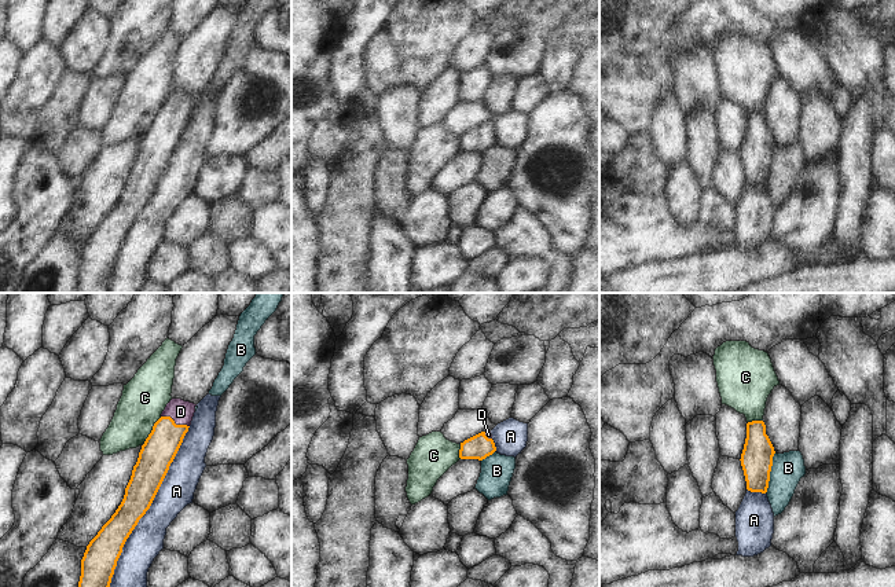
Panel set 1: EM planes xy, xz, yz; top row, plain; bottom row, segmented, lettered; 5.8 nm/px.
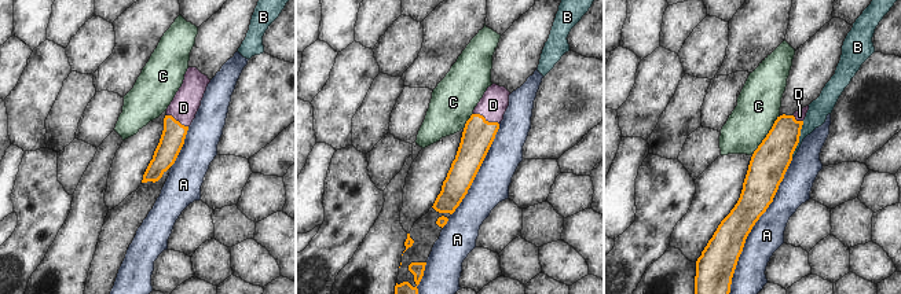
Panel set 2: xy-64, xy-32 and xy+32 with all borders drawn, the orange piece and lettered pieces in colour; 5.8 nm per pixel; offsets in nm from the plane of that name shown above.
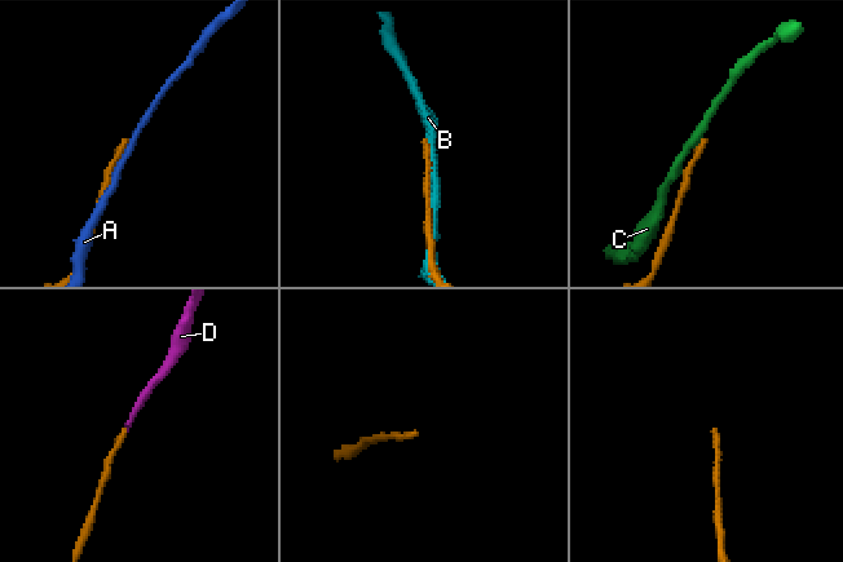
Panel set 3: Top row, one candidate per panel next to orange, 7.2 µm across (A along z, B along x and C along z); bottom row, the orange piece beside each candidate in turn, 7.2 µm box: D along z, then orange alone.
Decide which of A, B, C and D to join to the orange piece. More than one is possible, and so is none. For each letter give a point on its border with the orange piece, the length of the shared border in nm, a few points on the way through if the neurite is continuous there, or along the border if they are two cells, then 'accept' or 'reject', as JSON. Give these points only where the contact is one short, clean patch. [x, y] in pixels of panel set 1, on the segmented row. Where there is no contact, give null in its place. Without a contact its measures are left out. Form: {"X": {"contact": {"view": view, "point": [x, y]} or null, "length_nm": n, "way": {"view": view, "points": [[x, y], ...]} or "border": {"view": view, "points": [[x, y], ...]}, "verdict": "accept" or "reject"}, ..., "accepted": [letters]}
{"A": {"contact": {"view": "xy", "point": [150, 505]}, "length_nm": 1050, "verdict": "reject"}, "B": {"contact": {"view": "yz", "point": [769, 473]}, "length_nm": 240, "verdict": "reject"}, "C": {"contact": {"view": "xy", "point": [151, 430]}, "length_nm": 200, "border": {"view": "xy", "points": [[161, 417], [143, 444]]}, "verdict": "reject"}, "D": {"contact": {"view": "xy", "point": [173, 422]}, "length_nm": 180, "way": {"view": "xy", "points": [[160, 448], [173, 422], [180, 411]]}, "verdict": "accept"}, "accepted": ["D"]}

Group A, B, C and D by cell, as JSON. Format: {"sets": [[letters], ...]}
{"sets": [["A"], ["B"], ["C"], ["D"]]}

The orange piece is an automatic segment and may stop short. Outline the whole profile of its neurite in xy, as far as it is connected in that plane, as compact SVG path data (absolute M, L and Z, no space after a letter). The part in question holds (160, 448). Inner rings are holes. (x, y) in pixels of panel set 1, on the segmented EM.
M181 399L166 404L142 445L121 505L87 546L78 587L110 587L122 547L150 509L188 432L195 406Z

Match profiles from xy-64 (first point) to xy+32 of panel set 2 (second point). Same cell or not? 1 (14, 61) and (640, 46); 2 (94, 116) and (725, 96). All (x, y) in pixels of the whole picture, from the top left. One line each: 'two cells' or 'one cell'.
1: two cells
2: one cell

